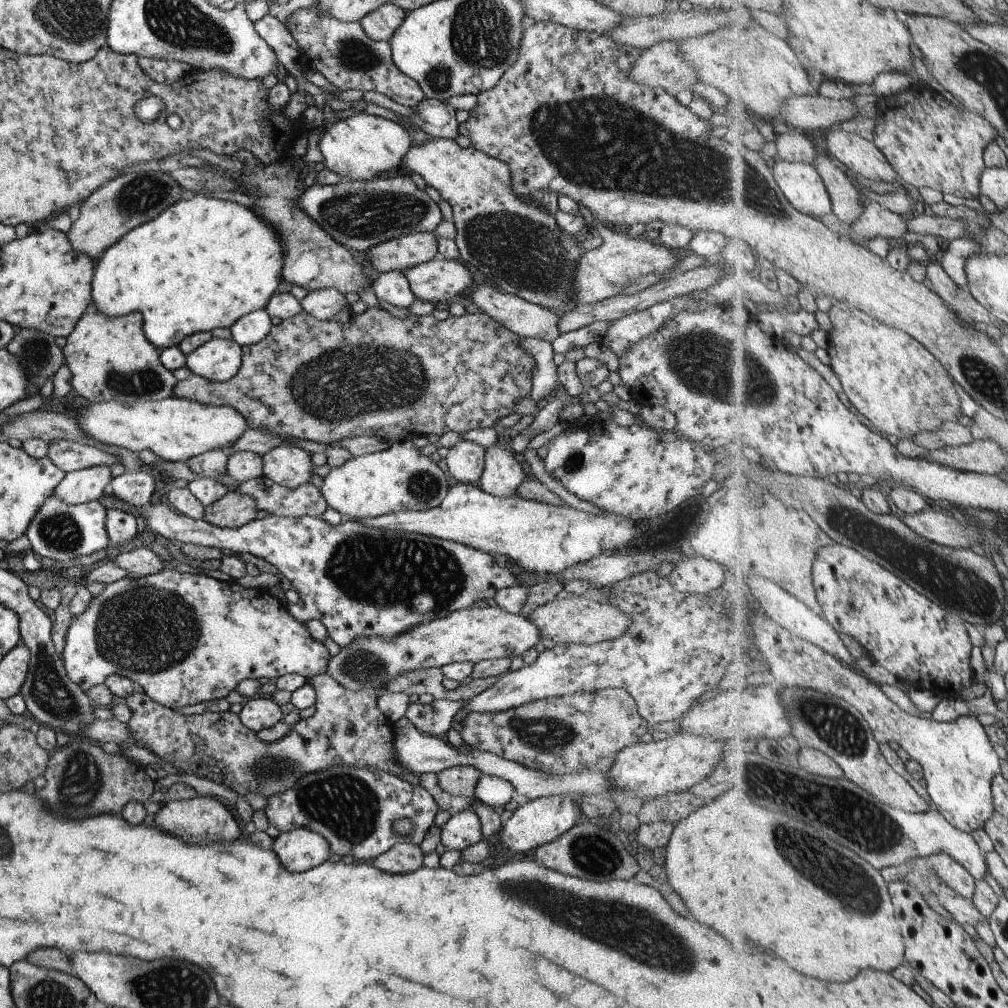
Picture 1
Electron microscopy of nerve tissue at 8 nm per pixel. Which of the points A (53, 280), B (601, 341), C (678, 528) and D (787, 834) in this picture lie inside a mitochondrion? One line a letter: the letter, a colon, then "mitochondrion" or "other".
A: other
B: other
C: other
D: mitochondrion

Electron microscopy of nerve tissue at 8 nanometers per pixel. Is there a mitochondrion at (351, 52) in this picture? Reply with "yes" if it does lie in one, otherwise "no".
yes

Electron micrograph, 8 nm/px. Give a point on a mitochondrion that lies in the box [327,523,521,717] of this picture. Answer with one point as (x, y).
(366, 667)

